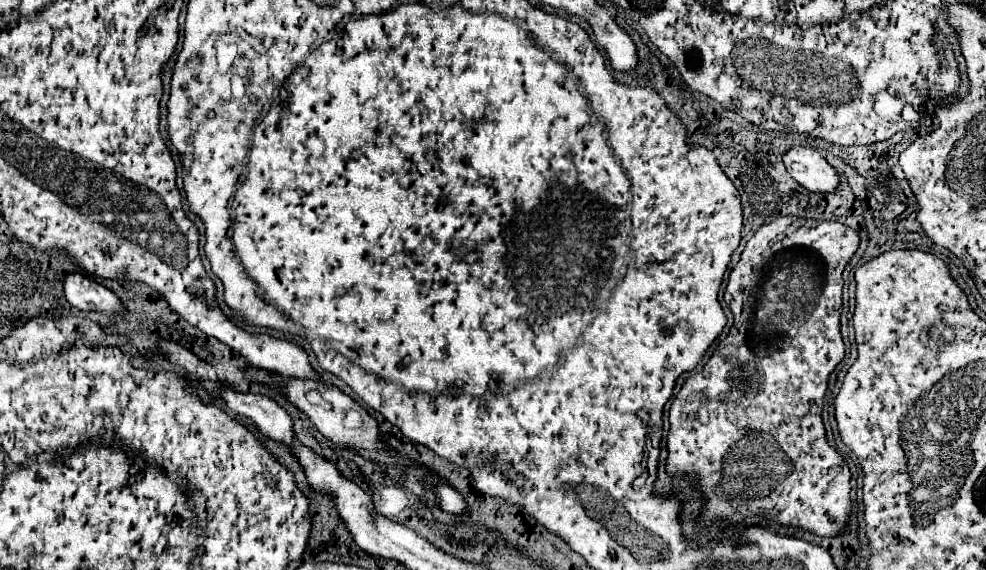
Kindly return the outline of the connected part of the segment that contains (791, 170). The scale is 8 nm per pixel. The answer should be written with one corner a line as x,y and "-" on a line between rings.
808,146
790,148
784,156
784,164
788,174
808,192
832,194
840,188
840,176
818,150

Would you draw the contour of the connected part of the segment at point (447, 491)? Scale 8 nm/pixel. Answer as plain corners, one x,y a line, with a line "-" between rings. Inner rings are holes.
440,484
434,492
440,498
442,510
452,512
452,514
466,514
468,512
468,504
466,504
464,496
460,492
456,492
456,488
452,488
450,484

